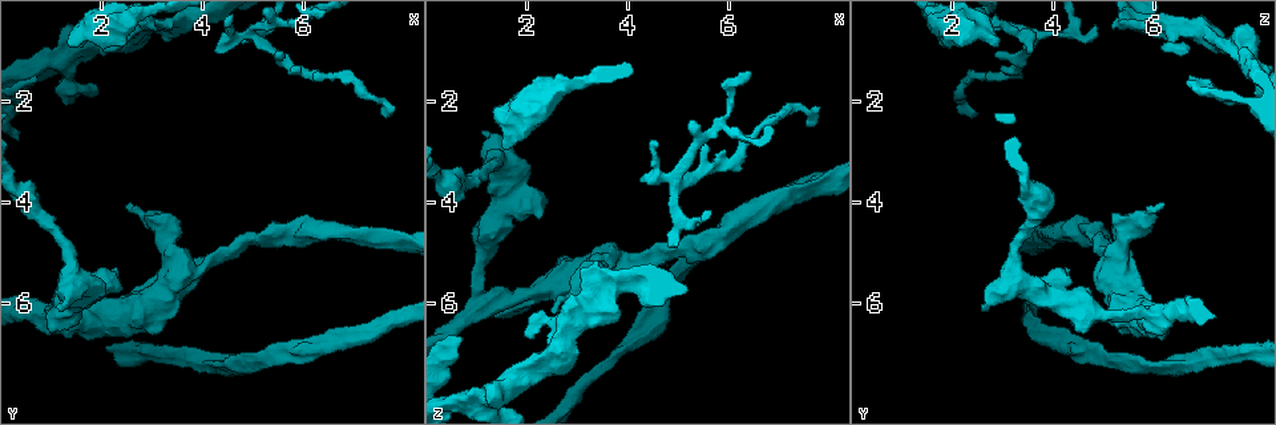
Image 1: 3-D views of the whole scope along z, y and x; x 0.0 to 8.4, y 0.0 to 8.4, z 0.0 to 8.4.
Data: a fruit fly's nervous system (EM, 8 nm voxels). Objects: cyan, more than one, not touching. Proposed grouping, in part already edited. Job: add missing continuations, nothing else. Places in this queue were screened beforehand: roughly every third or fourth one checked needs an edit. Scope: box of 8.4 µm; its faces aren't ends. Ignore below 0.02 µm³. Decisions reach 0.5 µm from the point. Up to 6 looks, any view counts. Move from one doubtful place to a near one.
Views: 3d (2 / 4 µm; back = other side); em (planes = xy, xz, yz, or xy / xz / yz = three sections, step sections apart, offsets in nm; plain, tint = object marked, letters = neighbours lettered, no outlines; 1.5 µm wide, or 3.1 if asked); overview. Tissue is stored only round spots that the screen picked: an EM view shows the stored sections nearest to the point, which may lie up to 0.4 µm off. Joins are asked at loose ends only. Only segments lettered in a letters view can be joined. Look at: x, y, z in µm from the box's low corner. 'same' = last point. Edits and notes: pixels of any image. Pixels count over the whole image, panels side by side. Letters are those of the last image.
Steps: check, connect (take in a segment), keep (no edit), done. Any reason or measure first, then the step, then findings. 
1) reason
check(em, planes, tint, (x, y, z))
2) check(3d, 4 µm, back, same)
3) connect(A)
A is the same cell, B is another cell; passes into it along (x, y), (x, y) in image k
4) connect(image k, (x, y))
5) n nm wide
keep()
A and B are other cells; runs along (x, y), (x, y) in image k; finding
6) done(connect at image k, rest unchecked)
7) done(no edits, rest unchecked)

end of a long branch
check(em, planes, plain, (7.65, 2.25, 2.50))

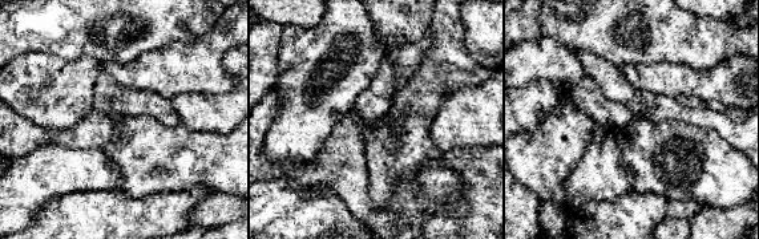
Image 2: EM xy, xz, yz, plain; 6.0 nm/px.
check(em, planes, letters, same)

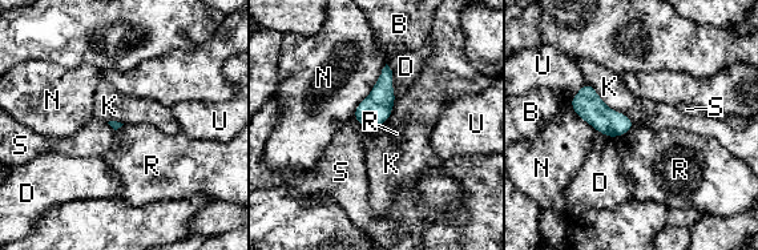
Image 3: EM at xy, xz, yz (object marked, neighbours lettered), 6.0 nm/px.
K touches over 400 nm
keep()
B, D, K, N, R, S and U are other cells; no lettered segment goes on from it

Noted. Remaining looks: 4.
an open end
check(3d, 4 µm, (1.40, 0.95, 2.25))

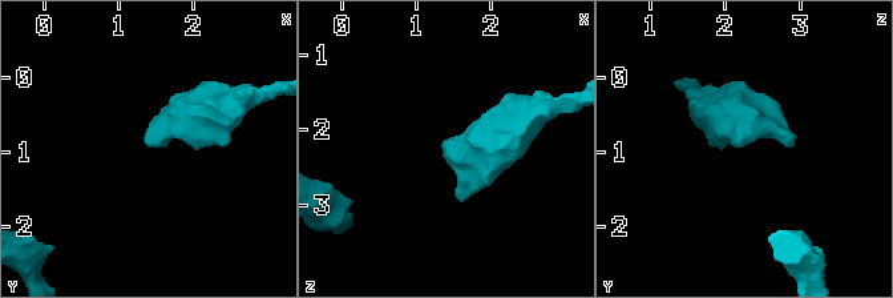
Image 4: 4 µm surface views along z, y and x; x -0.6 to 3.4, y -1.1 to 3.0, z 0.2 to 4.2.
need the tissue
check(em, planes, letters, (1.45, 0.95, 2.20))

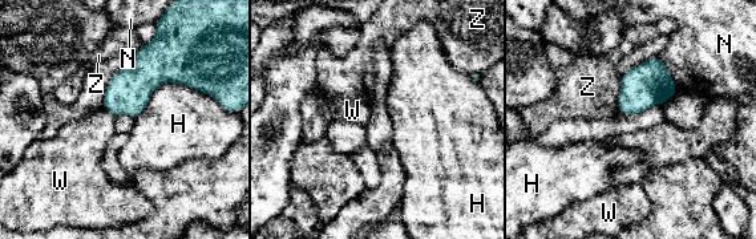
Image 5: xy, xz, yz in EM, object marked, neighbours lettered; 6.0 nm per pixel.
220 nm wide
keep()
H, N, W and Z are other cells; no lettered segment goes on from it

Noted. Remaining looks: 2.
branch stops here
check(3d, 4 µm, (2.45, 4.05, 6.15))

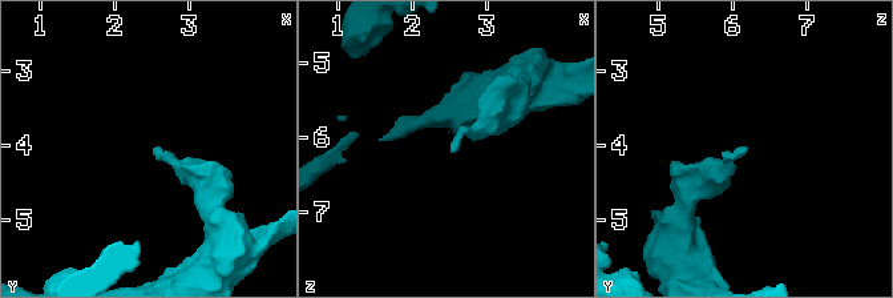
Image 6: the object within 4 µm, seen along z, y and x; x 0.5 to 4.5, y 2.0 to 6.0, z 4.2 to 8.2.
need the tissue
check(em, 3.1 µm, planes, letters, (2.50, 4.05, 6.25))

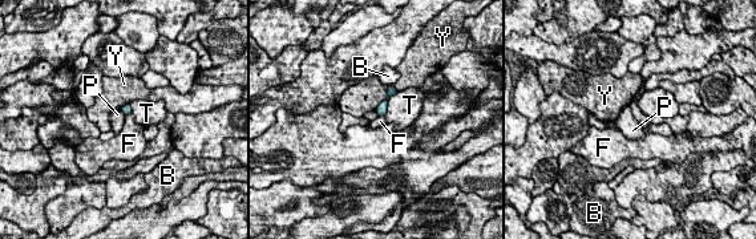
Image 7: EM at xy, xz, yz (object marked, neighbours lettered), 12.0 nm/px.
keep()
B, F, P, T and Y are other cells; border along (130, 112), (125, 116) in image 7; none of them fits

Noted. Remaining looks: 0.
done(no edits, rest unchecked)

